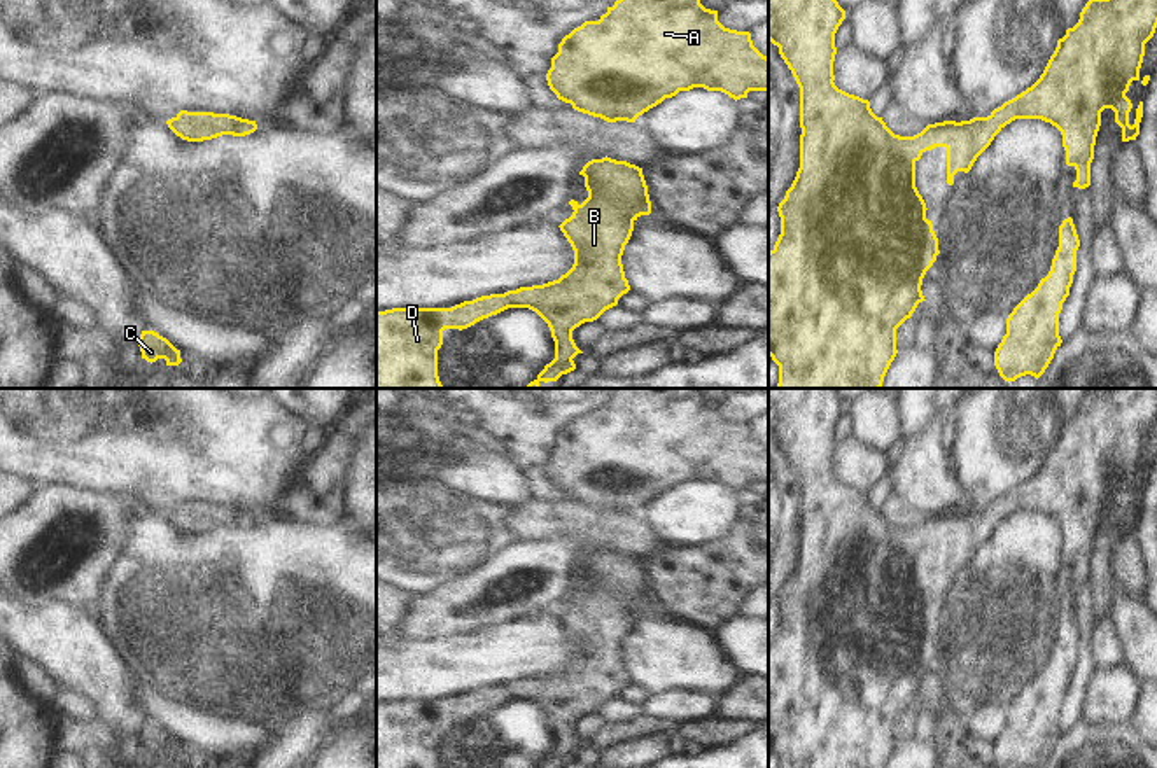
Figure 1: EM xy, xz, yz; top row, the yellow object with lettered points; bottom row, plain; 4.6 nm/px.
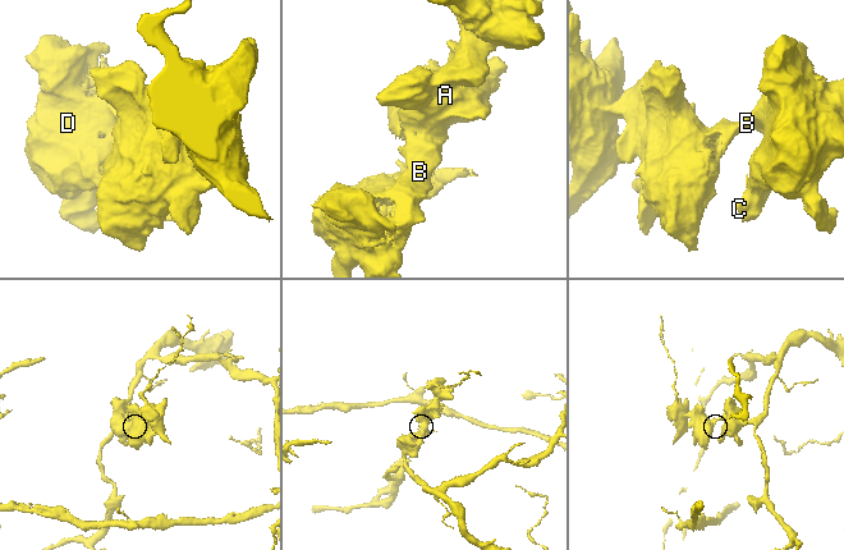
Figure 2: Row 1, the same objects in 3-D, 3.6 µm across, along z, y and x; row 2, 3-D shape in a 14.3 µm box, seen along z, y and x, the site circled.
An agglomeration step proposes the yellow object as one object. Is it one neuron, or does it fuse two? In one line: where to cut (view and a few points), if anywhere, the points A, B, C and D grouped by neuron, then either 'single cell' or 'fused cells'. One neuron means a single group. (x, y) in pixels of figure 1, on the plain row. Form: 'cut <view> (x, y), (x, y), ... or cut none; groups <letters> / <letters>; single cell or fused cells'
cut none; groups A B C D; single cell

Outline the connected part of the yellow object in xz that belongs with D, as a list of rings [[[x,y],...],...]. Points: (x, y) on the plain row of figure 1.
[[[611,549],[588,553],[579,567],[585,569],[588,590],[579,597],[571,591],[572,607],[558,619],[574,642],[572,660],[558,672],[520,679],[504,686],[481,688],[452,700],[392,700],[376,703],[376,768],[438,768],[438,742],[445,721],[467,721],[476,714],[508,700],[529,700],[550,719],[555,733],[555,751],[537,768],[562,768],[576,761],[574,749],[583,745],[572,723],[585,714],[597,712],[606,702],[630,682],[621,647],[628,635],[634,614],[651,605],[651,593],[642,560]]]

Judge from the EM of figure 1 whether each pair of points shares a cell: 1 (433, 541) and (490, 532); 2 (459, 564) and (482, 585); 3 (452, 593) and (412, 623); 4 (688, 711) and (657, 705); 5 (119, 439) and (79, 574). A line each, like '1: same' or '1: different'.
1: same
2: different
3: same
4: same
5: different

